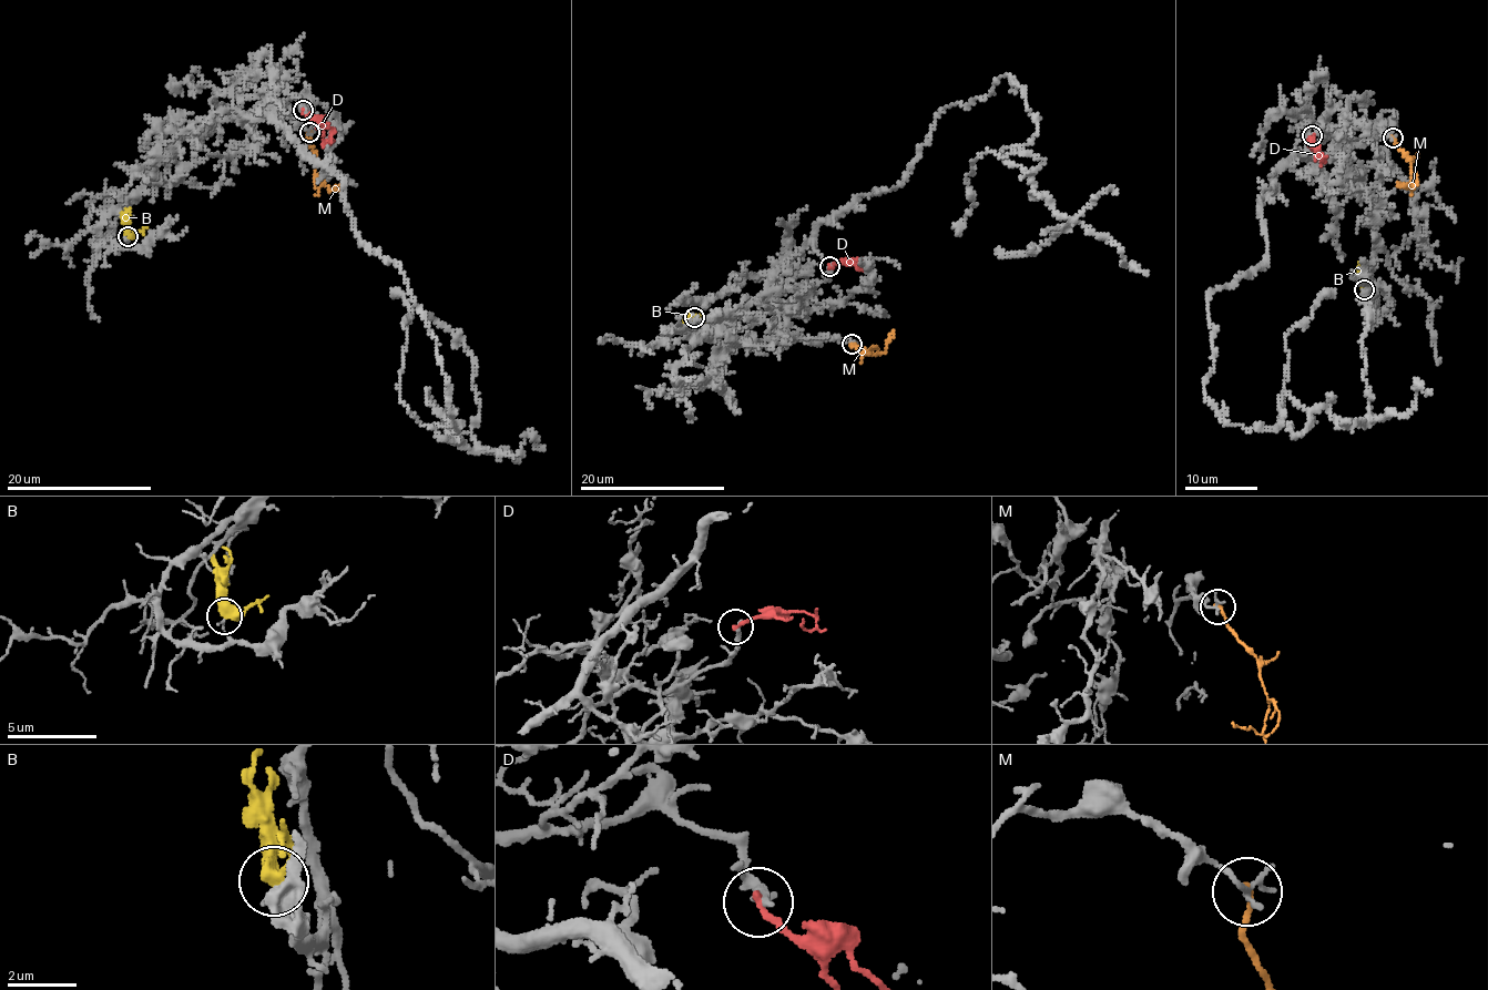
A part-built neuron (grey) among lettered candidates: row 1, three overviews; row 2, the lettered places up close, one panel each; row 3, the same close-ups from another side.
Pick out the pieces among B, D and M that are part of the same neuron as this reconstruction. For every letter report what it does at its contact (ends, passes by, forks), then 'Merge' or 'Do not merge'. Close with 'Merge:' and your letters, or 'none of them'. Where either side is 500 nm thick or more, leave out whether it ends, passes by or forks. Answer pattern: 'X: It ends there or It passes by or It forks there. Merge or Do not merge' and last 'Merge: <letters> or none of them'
B: It passes by. Do not merge
D: It ends there. Do not merge
M: It ends there. Do not merge
Merge: none of them

